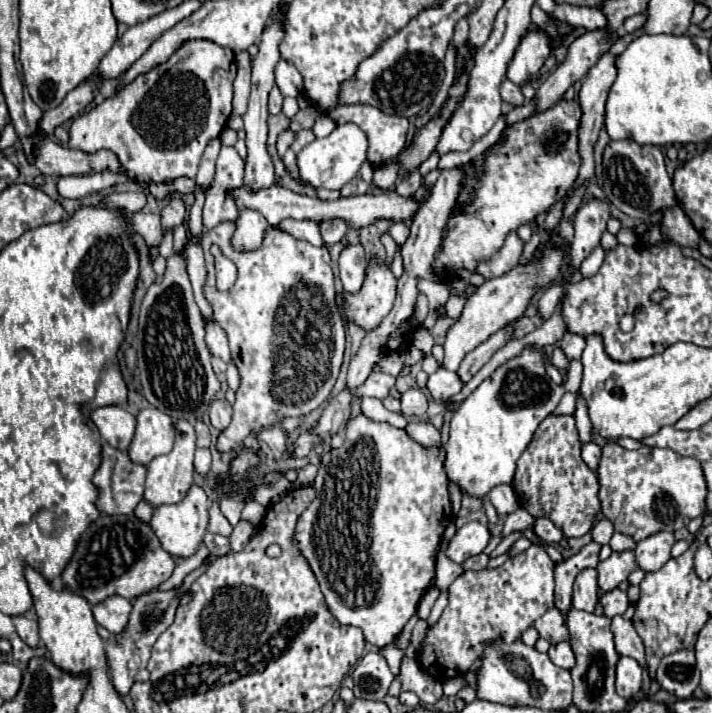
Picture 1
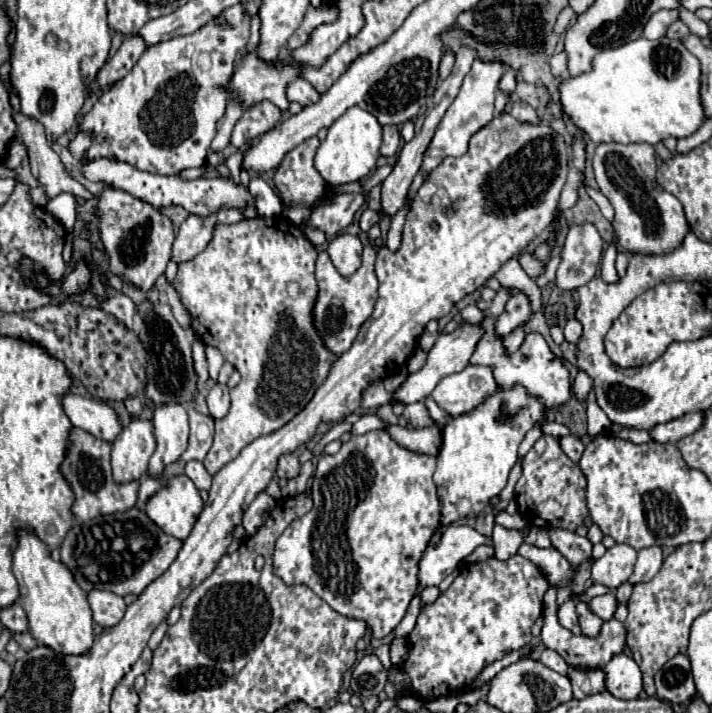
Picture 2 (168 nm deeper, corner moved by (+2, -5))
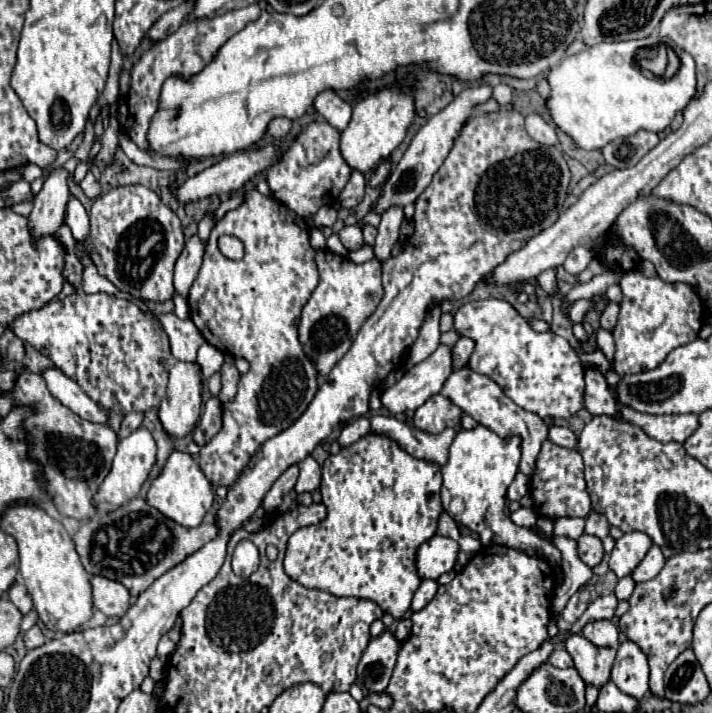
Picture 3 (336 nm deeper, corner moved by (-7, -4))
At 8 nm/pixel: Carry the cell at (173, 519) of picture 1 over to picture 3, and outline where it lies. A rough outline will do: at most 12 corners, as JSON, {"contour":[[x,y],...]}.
{"contour":[[175,451],[147,503],[183,527],[214,502],[197,459]]}

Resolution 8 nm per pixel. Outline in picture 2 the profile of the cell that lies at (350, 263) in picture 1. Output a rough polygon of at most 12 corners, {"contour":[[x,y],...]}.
{"contour":[[352,234],[328,242],[328,254],[342,276],[360,268],[362,242]]}

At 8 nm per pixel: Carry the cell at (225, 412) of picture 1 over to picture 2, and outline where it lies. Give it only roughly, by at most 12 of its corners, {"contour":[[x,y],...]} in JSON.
{"contour":[[214,384],[208,392],[212,418],[224,418],[230,408],[228,386]]}

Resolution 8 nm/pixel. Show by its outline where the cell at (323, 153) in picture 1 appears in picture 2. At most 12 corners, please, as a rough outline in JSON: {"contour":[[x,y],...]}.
{"contour":[[350,108],[328,128],[316,168],[330,186],[376,166],[380,122]]}

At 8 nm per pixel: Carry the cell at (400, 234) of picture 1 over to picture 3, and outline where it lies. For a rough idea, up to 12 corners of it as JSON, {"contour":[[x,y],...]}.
{"contour":[[372,246],[348,253],[355,263],[364,263],[374,257]]}

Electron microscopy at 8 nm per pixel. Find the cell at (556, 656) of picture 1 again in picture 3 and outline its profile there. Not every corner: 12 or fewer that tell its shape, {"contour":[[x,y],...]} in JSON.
{"contour":[[555,645],[549,663],[567,669],[573,667],[571,655],[563,645]]}

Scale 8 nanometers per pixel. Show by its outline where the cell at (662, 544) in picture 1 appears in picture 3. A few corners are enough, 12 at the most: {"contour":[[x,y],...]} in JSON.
{"contour":[[657,545],[633,571],[633,579],[649,581],[659,575],[665,557]]}

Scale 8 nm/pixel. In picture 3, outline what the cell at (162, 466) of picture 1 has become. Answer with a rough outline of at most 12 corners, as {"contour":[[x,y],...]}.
{"contour":[[177,361],[159,405],[169,437],[183,439],[201,413],[201,371]]}

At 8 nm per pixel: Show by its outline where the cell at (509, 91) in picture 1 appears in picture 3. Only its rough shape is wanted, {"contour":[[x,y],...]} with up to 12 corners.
{"contour":[[539,113],[525,127],[543,145],[557,145],[555,127]]}

